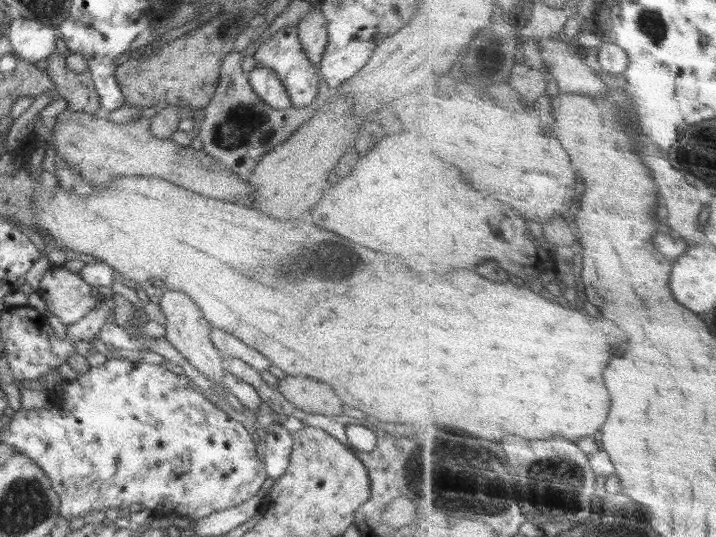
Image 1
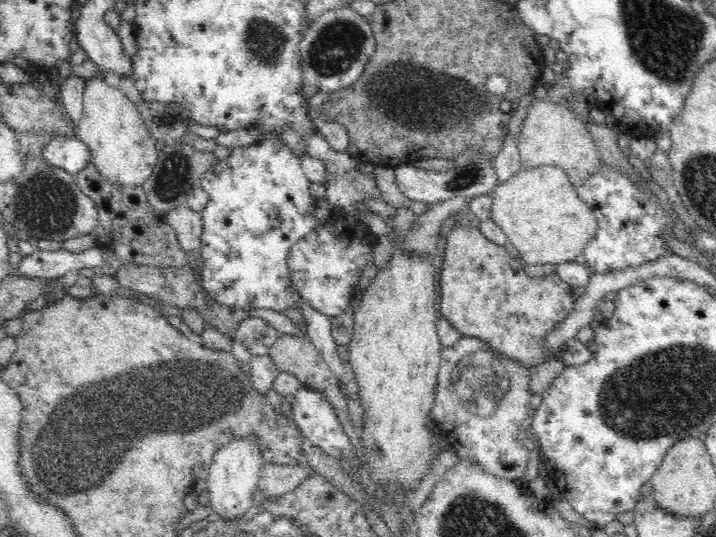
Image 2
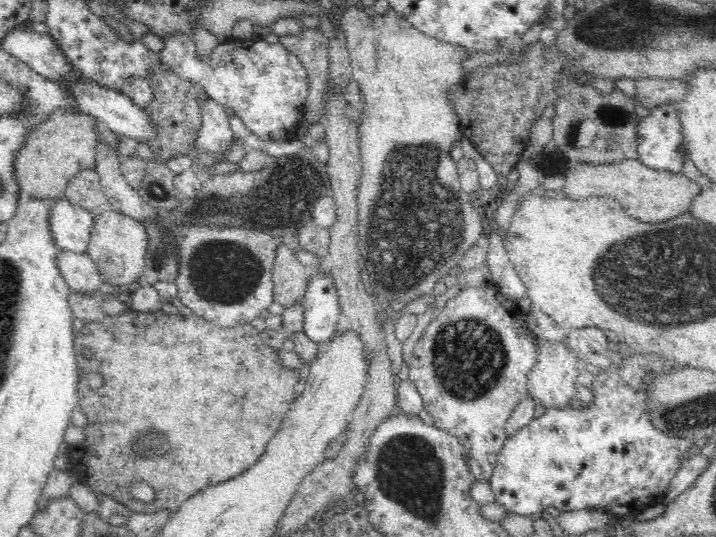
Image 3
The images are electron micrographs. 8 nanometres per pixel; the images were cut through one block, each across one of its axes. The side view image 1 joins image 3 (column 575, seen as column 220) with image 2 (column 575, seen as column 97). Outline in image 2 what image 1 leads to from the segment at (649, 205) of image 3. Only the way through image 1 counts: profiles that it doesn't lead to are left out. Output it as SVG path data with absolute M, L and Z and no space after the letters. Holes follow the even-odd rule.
M535 97L527 101L530 105L527 108L528 115L517 135L522 168L559 166L567 172L570 183L576 188L582 186L582 183L594 174L598 174L602 160L585 122L578 118L575 112L561 104L544 102Z

